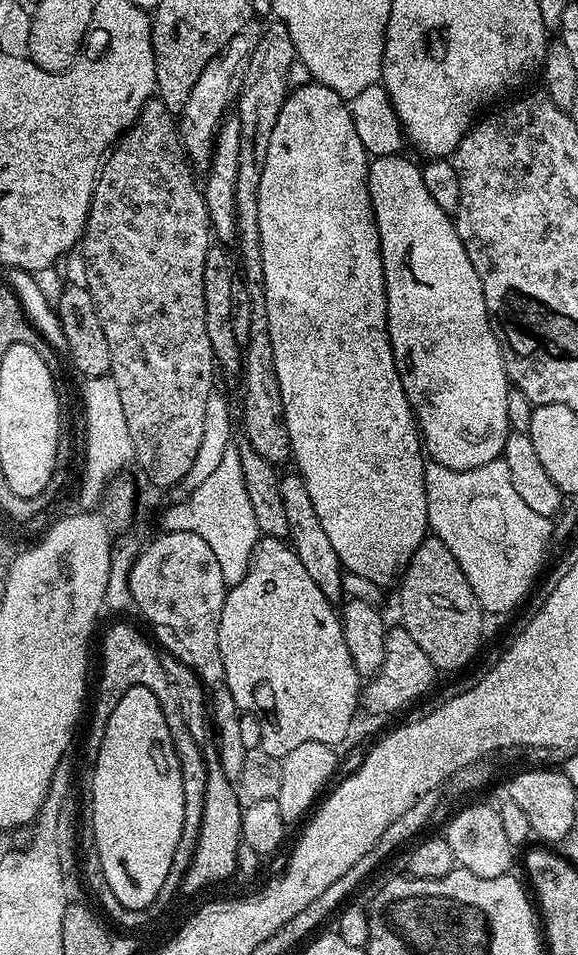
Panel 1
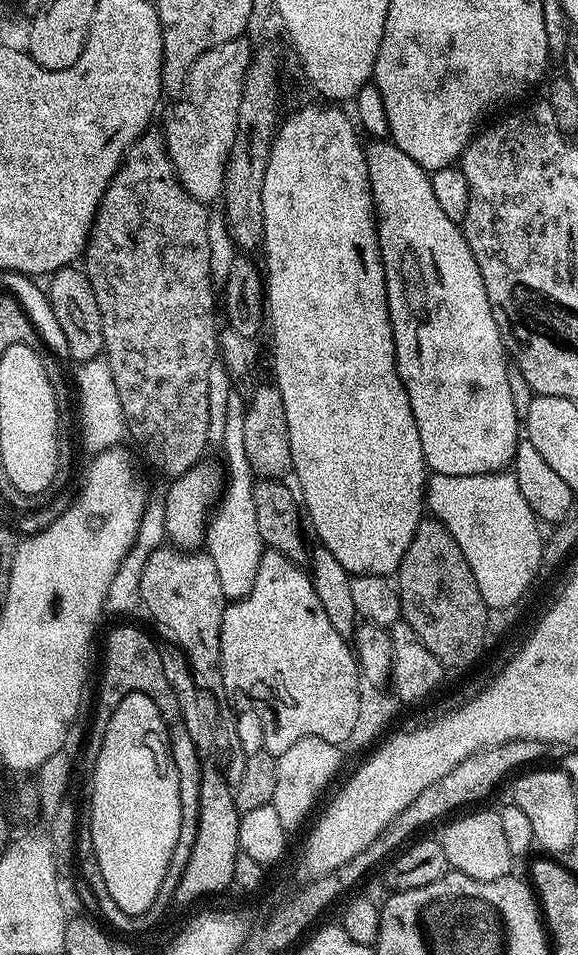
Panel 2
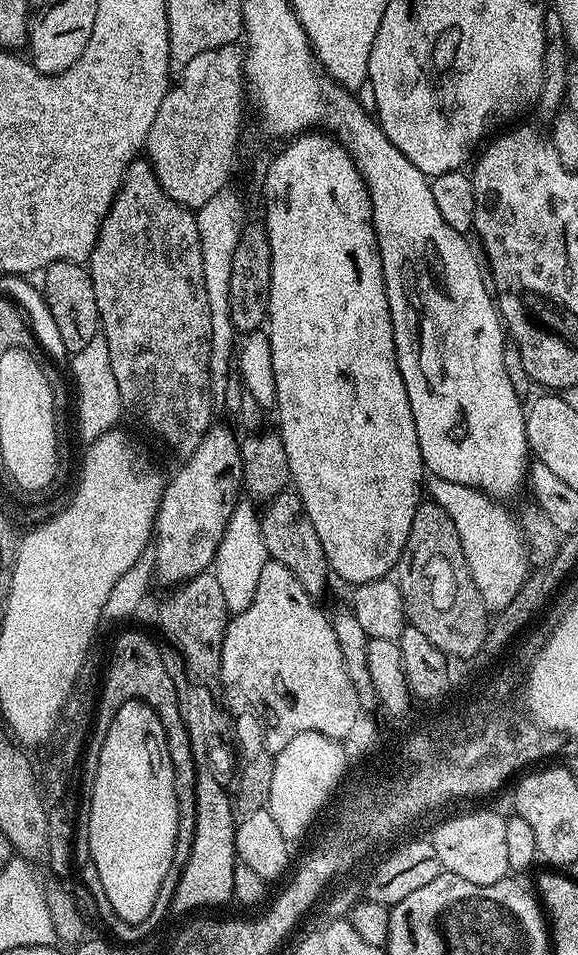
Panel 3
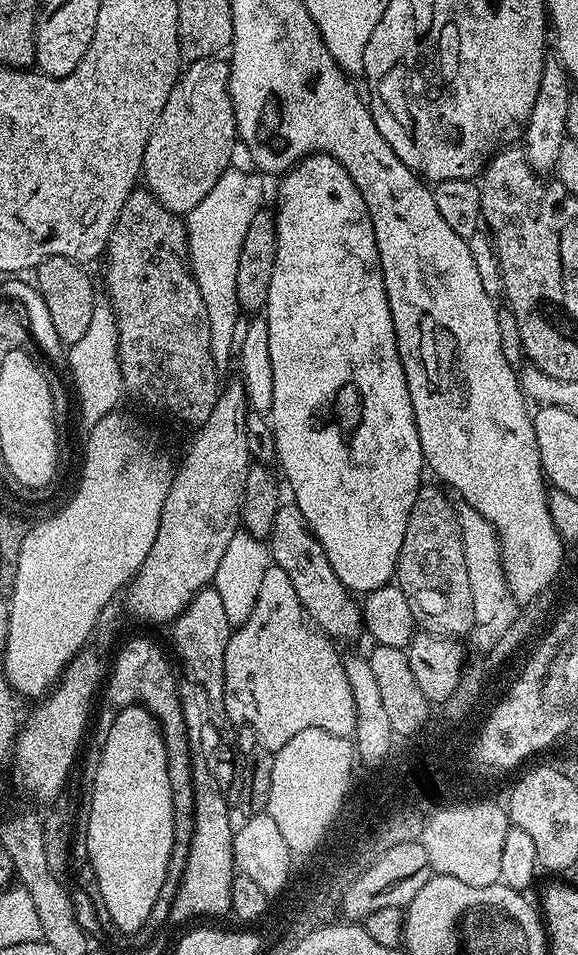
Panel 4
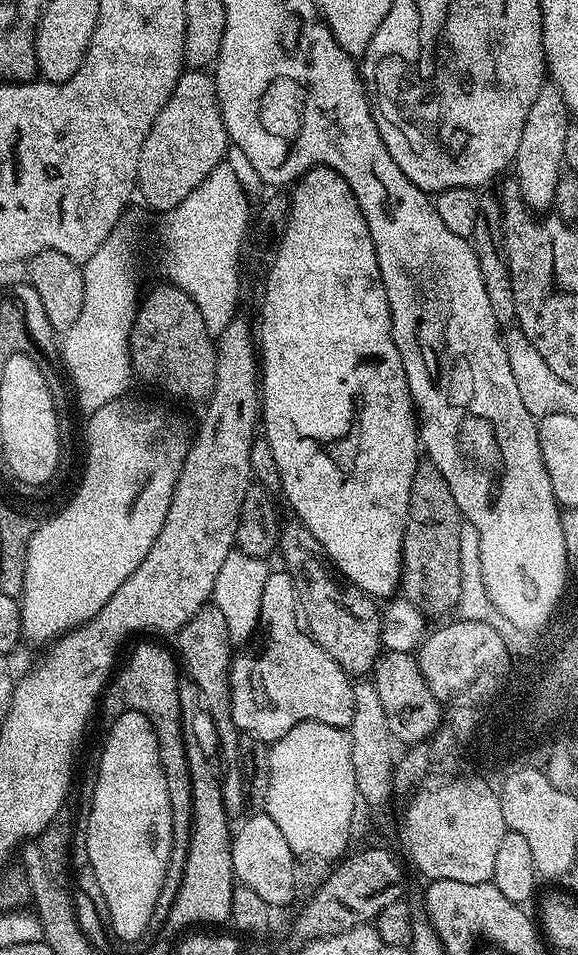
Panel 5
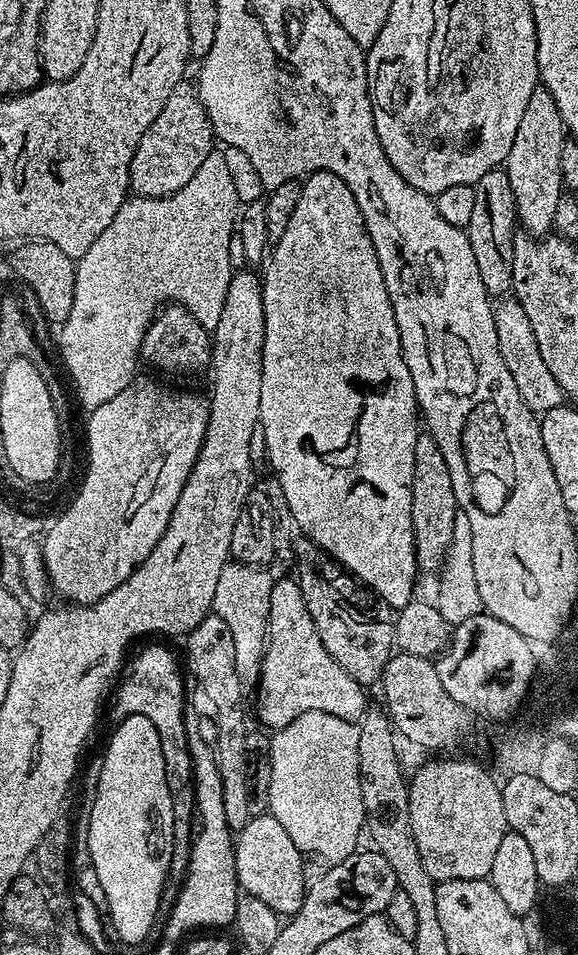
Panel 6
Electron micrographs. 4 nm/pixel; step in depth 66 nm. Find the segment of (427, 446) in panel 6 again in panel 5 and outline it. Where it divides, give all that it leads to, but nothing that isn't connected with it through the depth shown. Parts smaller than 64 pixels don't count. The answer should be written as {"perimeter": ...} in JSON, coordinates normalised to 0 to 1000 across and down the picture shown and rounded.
{"perimeter":[[[744,484],[721,485],[716,492],[716,505],[709,505],[709,530],[702,538],[702,555],[696,563],[696,593],[692,594],[692,616],[697,623],[739,643],[742,646],[761,645],[766,641],[782,641],[789,636],[789,627],[799,618],[799,595],[794,590],[799,551],[804,543],[792,534],[792,526],[785,526],[785,517],[779,517],[779,508],[772,501]]]}

